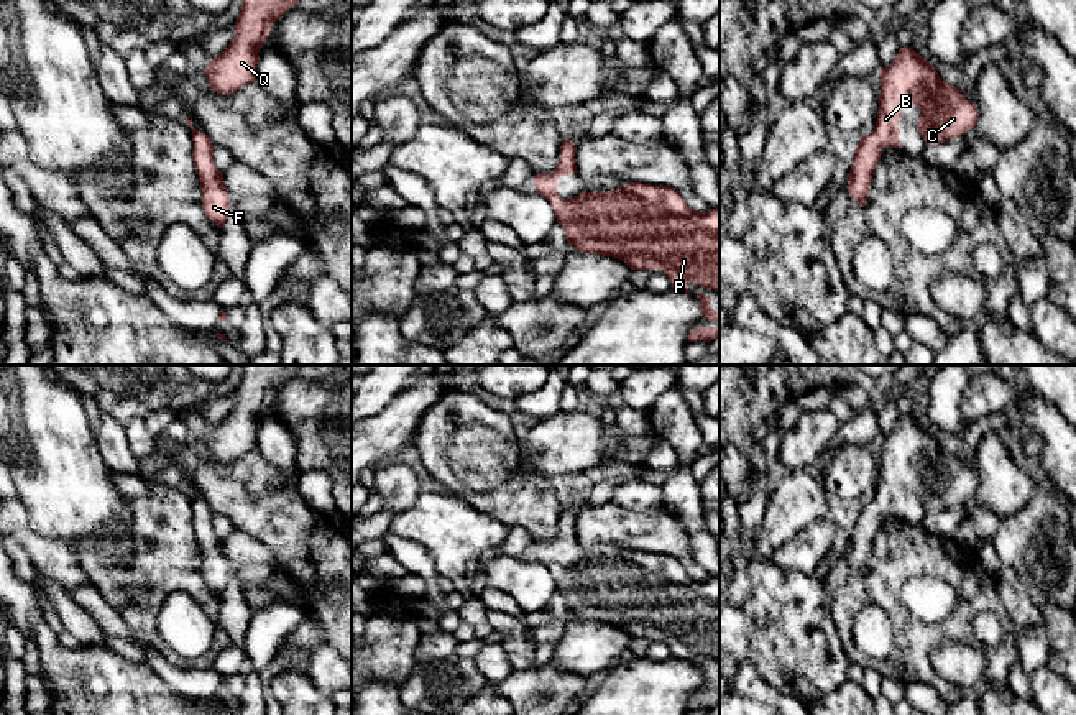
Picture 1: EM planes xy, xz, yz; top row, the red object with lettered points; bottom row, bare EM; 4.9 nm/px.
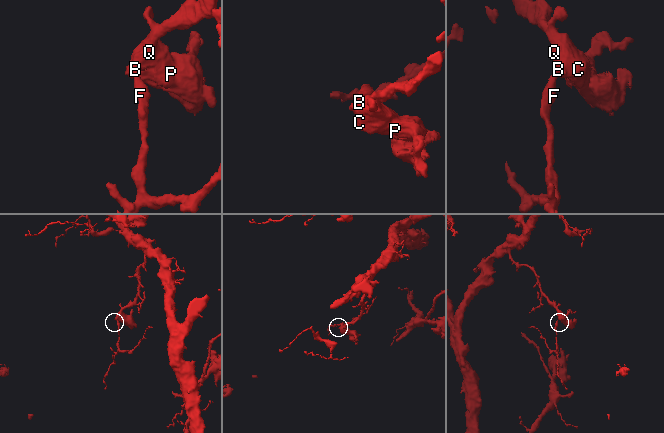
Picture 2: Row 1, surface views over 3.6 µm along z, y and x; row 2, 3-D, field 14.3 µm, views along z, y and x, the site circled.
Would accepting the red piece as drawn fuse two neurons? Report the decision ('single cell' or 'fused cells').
single cell

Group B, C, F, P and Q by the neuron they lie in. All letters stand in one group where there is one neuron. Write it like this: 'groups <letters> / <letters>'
groups B C F P Q

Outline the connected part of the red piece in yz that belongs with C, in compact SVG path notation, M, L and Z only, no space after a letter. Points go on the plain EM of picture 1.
M900 416L889 436L881 436L879 482L874 500L862 505L854 518L848 560L859 574L867 574L874 537L887 514L902 516L899 487L904 473L920 478L918 500L925 513L958 506L977 491L976 470L968 470L959 457L943 450L931 431L912 416Z

